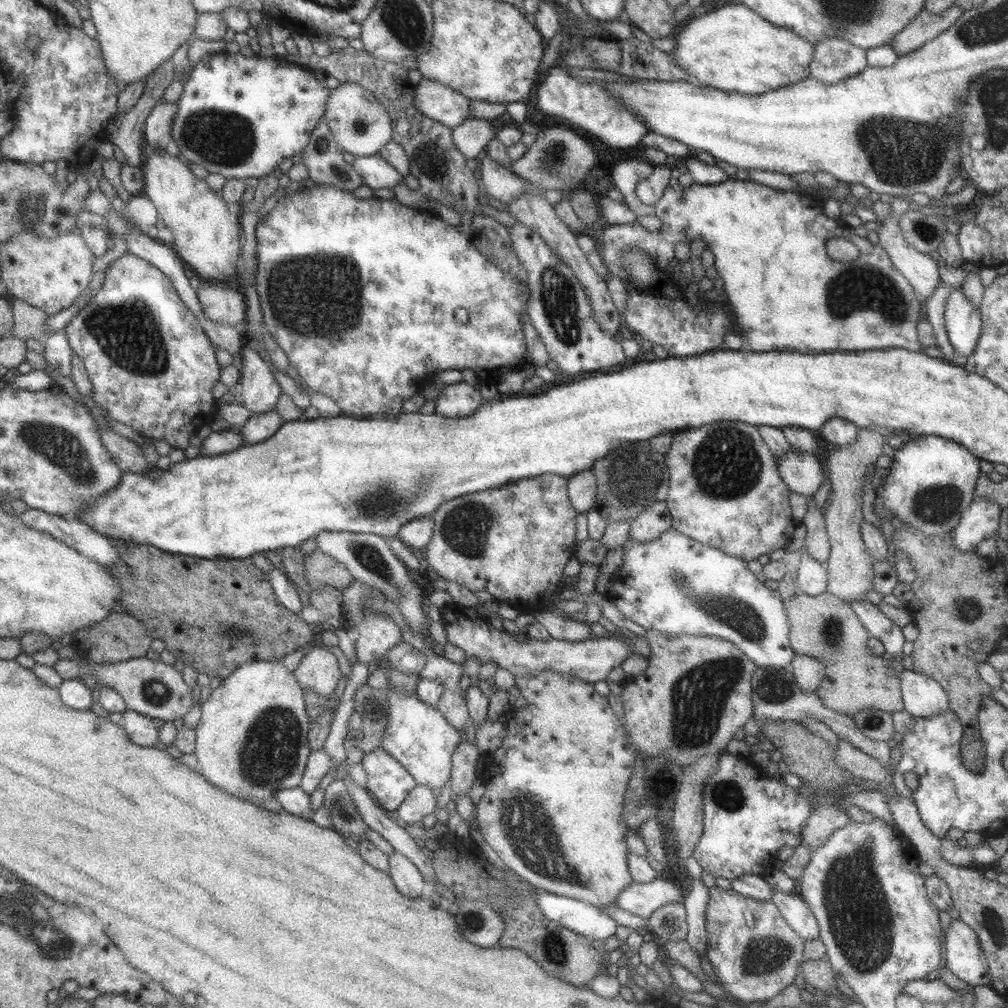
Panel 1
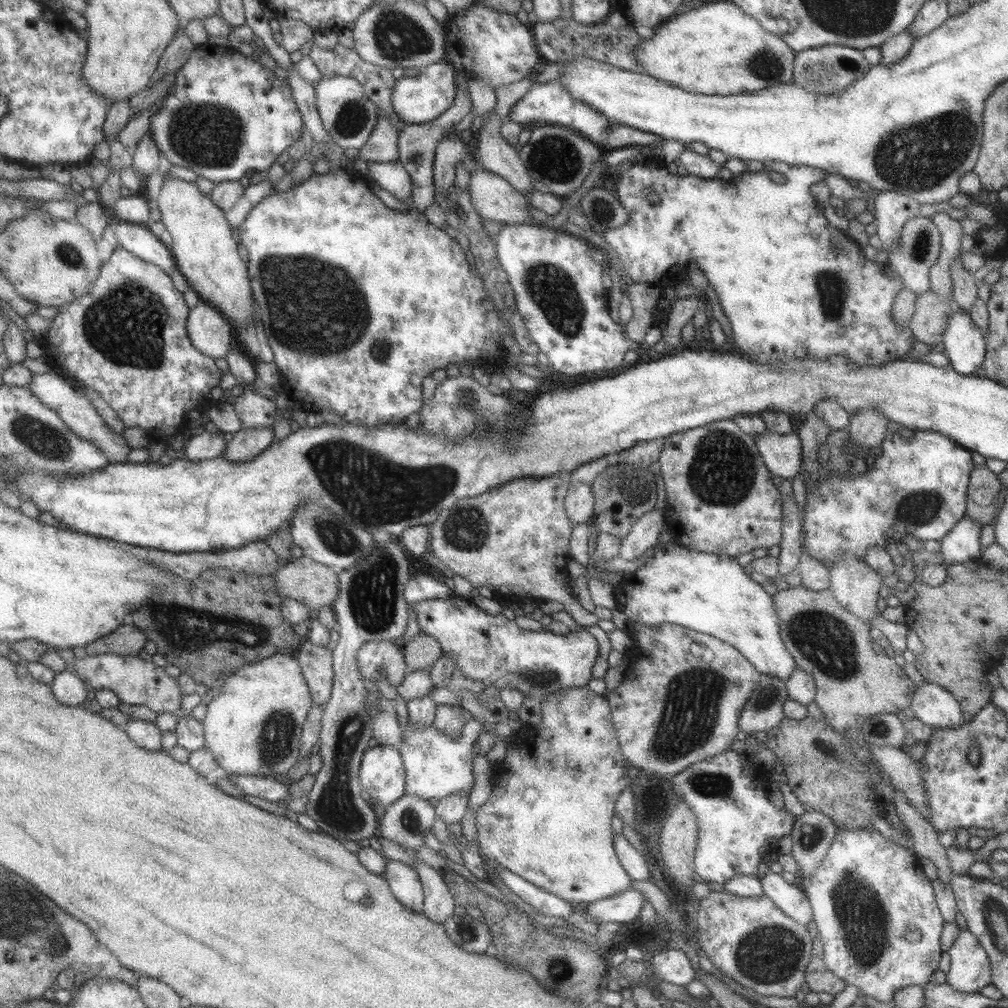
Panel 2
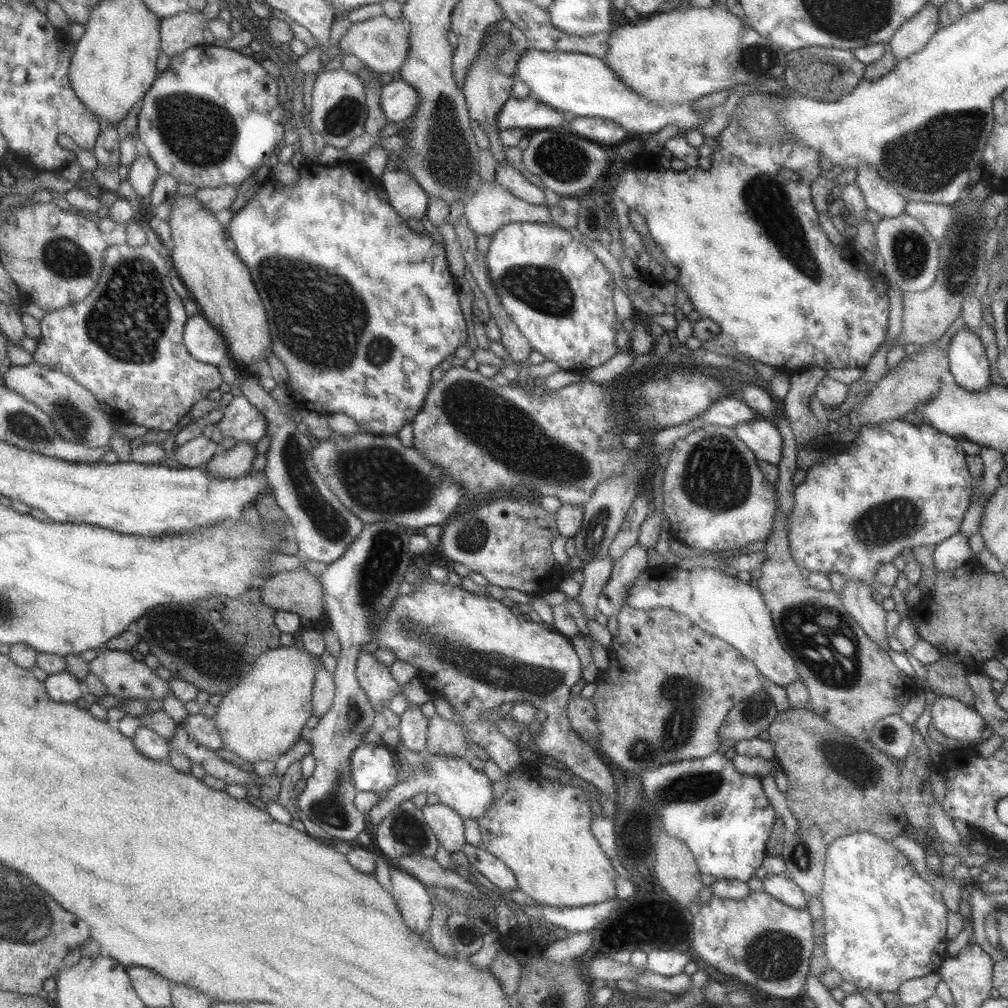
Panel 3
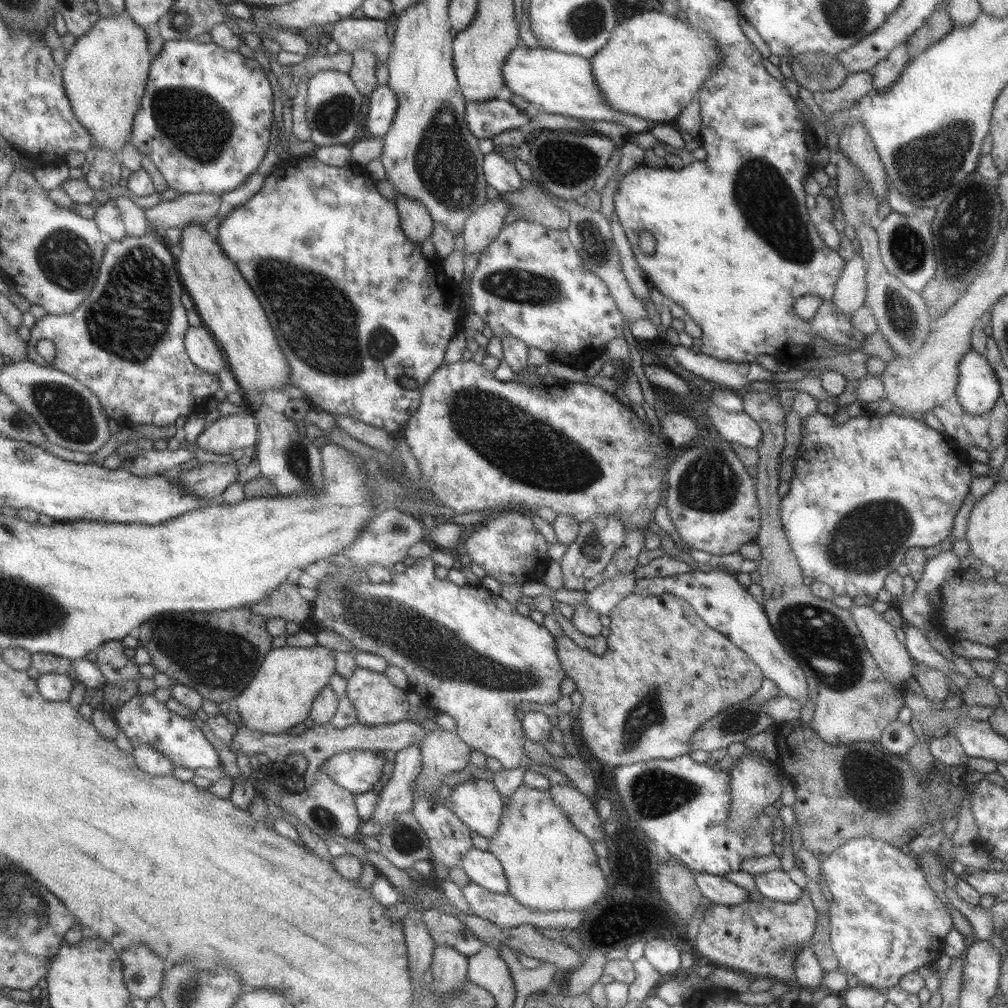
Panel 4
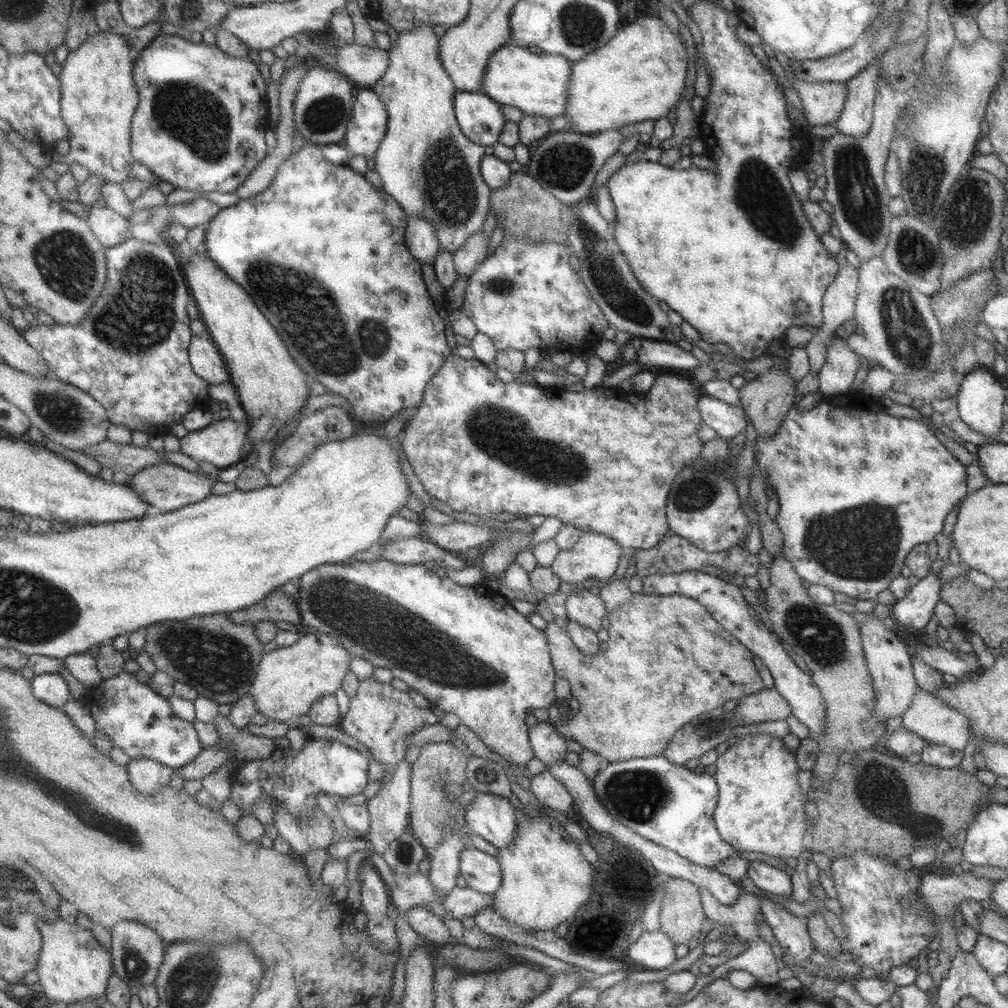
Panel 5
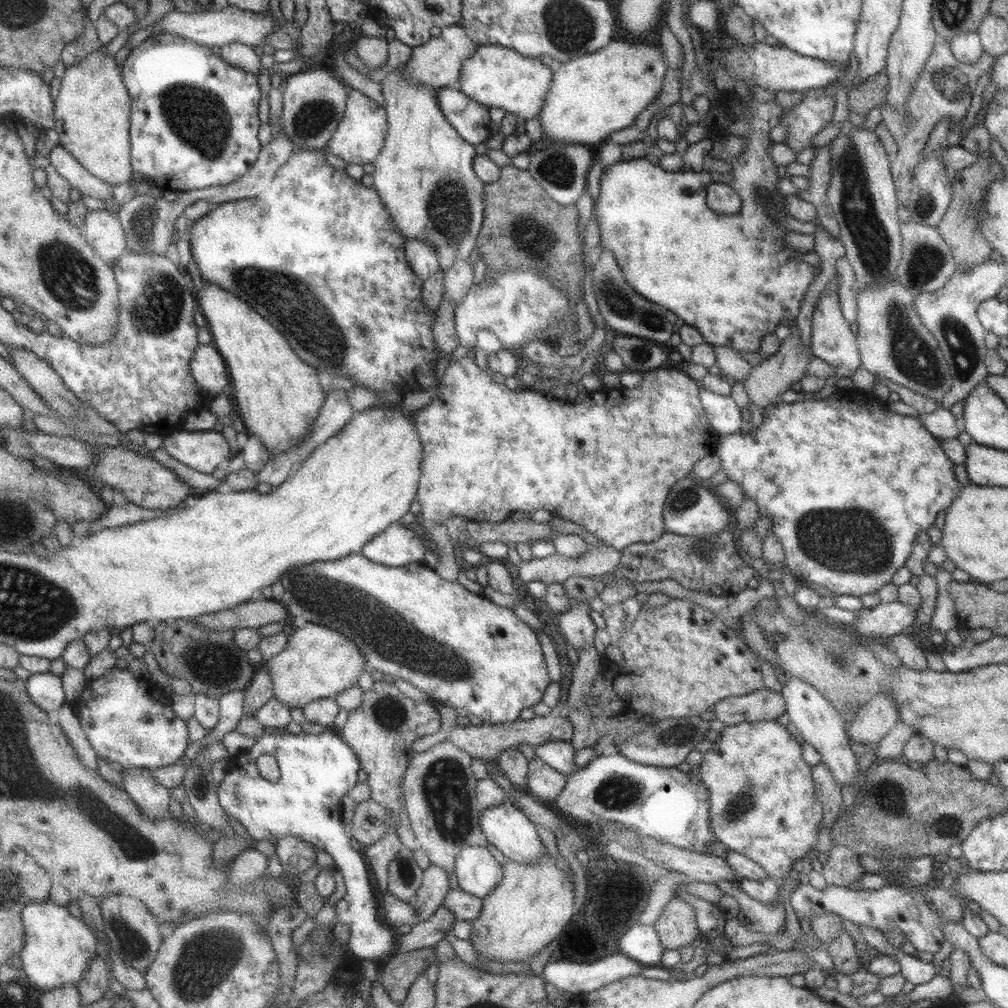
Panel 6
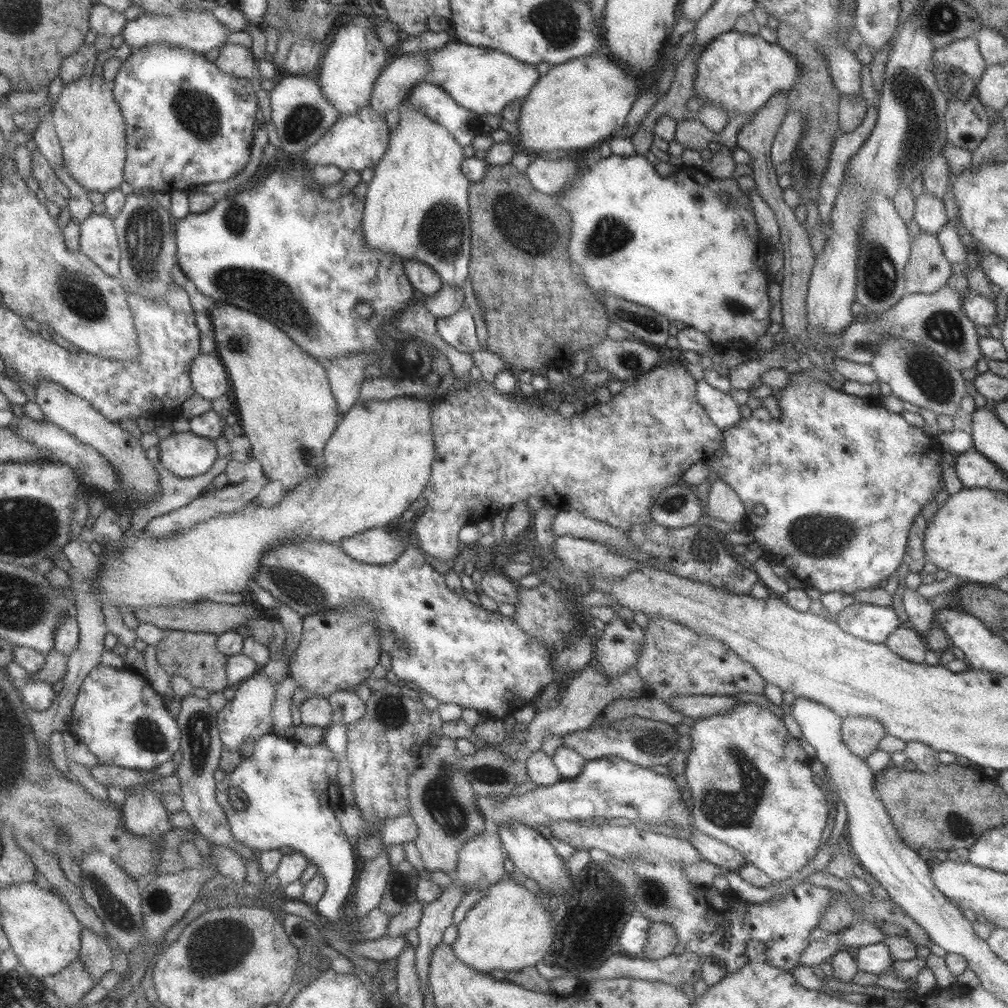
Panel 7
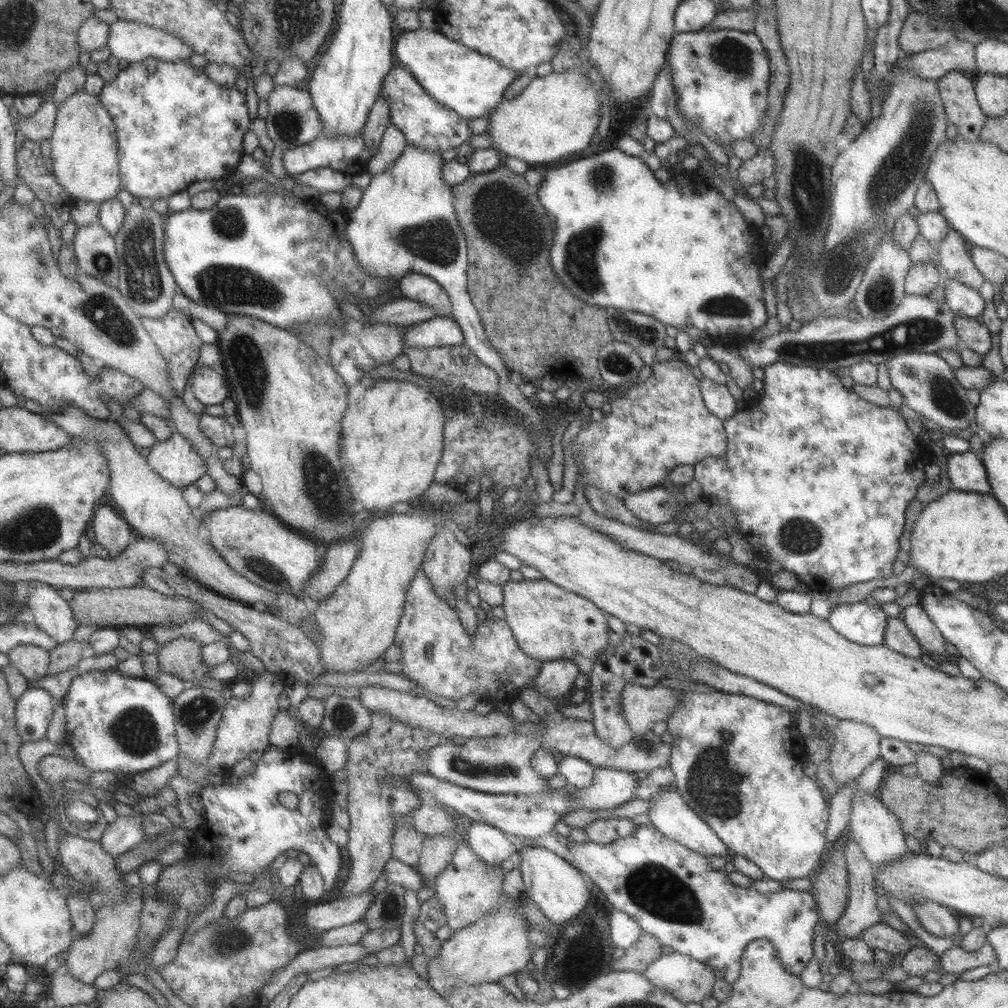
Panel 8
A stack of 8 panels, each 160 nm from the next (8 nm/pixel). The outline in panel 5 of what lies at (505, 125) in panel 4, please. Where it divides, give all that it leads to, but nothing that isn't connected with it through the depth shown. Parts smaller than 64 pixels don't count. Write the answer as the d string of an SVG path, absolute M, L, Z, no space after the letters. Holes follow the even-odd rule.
M455 91L453 112L465 138L482 147L497 142L502 126L507 122L492 98L481 92Z

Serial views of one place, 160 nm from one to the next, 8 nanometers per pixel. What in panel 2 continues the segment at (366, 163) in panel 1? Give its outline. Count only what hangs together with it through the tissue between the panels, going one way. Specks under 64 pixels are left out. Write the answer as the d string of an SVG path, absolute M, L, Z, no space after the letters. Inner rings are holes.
M399 159L387 162L367 161L367 169L369 178L397 200L405 202L408 198L412 198L411 177Z

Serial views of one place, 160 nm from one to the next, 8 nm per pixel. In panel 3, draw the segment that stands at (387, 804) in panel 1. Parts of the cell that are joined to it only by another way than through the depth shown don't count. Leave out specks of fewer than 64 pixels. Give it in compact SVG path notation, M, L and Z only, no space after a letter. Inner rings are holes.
M361 744L356 746L350 756L351 782L357 791L369 791L382 794L385 789L395 786L395 768L389 751L384 744Z

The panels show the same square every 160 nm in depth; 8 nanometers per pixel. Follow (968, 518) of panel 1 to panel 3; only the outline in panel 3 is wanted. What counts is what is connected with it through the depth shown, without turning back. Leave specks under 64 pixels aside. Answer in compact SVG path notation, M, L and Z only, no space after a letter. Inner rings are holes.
M956 532L943 542L938 542L932 554L935 570L947 572L971 561L972 554L967 539L964 534Z

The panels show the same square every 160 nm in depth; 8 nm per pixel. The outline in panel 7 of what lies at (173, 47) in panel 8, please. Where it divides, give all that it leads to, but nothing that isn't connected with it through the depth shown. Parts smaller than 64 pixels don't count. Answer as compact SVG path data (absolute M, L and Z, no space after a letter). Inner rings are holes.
M201 10L181 11L176 14L142 14L133 20L127 21L121 29L123 42L129 46L131 52L138 55L150 45L163 43L168 46L177 46L196 52L197 54L205 54L214 47L219 47L222 40L226 37L227 30L217 19L209 13L203 13Z

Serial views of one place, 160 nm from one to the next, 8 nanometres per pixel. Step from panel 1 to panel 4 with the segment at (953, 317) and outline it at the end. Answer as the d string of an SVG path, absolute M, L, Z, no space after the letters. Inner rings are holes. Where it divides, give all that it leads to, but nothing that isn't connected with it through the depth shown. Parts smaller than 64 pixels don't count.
M967 351L959 361L954 400L971 417L986 417L1000 397L999 380L984 355Z

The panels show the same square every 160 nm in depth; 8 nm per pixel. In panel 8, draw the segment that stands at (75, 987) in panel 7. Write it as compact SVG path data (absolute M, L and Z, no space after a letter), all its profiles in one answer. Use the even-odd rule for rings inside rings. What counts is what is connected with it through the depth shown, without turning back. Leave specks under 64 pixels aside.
M144 885L131 887L129 892L117 904L99 906L94 911L95 922L90 933L76 935L70 942L65 964L69 974L78 981L93 985L93 980L105 970L124 968L128 964L129 954L137 942L136 934L140 925L141 890Z

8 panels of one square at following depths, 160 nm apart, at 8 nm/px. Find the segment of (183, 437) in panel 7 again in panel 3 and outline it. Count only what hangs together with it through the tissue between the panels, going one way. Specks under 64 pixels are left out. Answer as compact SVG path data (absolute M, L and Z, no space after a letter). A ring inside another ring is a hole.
M241 395L233 397L225 408L223 418L217 423L207 423L202 434L211 442L219 444L221 438L229 436L238 442L254 444L266 436L267 421L261 412L255 410Z

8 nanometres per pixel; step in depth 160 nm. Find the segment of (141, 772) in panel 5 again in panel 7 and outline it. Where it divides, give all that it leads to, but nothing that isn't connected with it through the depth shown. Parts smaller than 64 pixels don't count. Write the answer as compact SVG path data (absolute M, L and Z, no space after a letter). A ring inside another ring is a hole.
M135 787L137 793L125 797L123 808L123 827L131 833L131 835L137 835L137 837L158 837L165 832L169 832L172 829L168 816L169 812L165 811L163 805L160 803L160 794L147 789L141 789L141 787Z

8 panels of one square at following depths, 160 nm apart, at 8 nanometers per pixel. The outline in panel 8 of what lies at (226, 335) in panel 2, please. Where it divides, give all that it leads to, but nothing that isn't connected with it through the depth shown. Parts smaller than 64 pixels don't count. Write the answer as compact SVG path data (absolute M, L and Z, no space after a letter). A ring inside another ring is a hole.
M207 367L195 370L191 374L191 381L195 399L204 407L222 404L223 400L231 395L225 376Z

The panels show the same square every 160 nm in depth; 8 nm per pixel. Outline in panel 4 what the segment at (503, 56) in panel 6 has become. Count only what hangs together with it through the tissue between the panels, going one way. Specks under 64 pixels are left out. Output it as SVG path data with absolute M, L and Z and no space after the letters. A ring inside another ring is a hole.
M519 43L505 57L501 74L509 92L521 96L529 104L539 106L544 113L560 114L583 121L610 120L627 128L629 134L645 133L652 125L645 118L627 116L611 110L593 80L589 59L576 54L563 54L539 46L529 49Z

